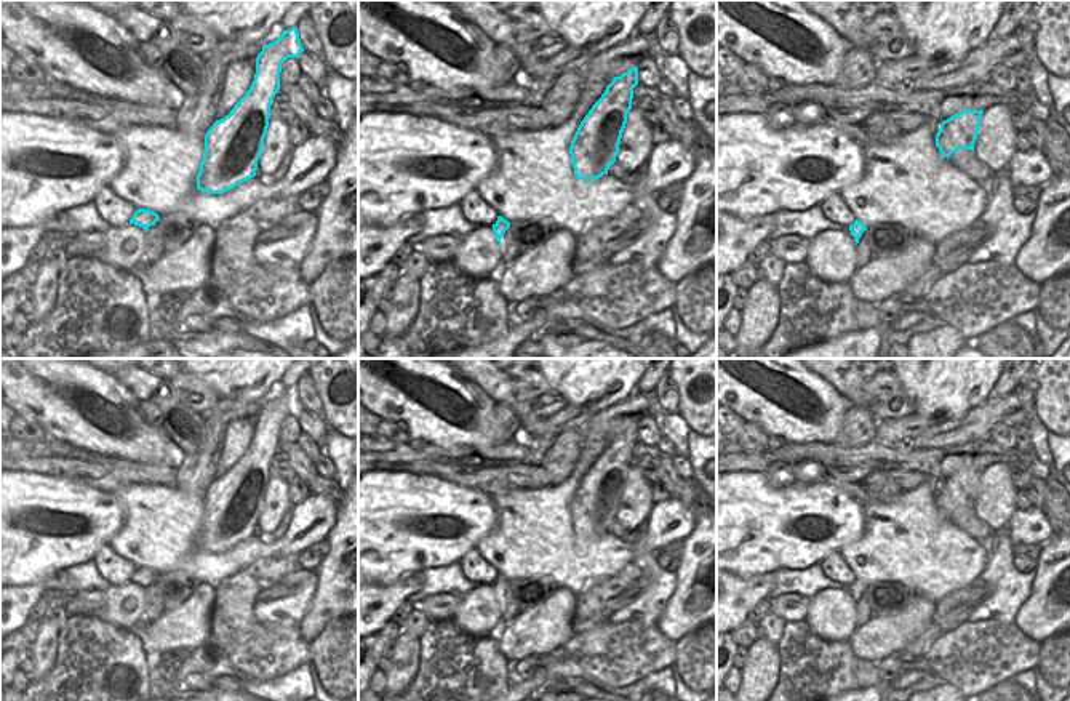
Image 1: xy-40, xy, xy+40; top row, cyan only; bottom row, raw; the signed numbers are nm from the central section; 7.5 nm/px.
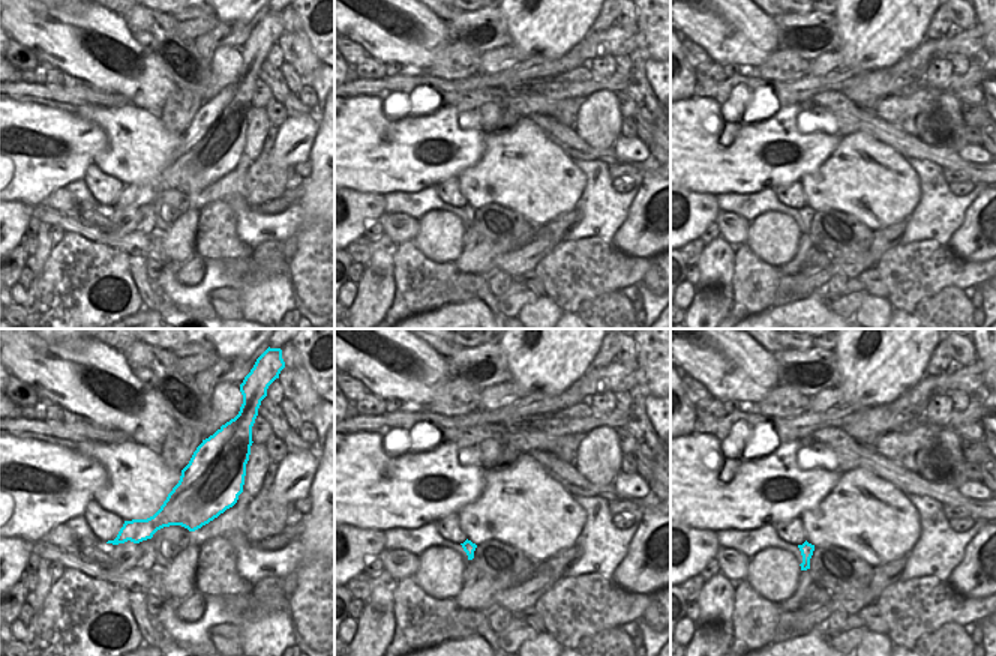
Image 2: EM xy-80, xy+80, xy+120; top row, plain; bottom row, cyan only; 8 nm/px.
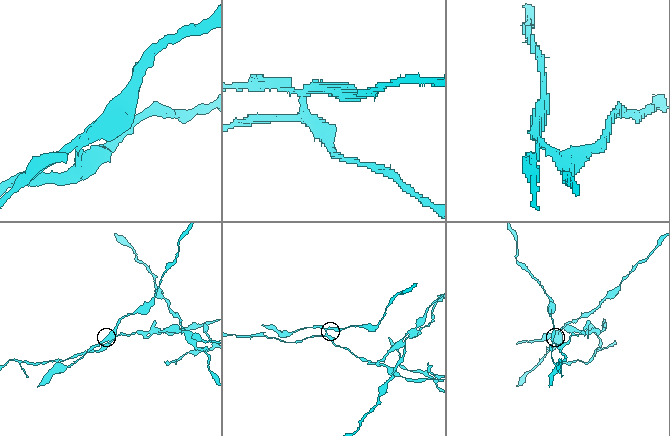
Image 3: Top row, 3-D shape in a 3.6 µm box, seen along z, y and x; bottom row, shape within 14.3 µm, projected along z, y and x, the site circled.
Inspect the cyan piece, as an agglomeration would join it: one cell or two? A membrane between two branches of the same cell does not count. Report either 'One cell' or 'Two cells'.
Two cells

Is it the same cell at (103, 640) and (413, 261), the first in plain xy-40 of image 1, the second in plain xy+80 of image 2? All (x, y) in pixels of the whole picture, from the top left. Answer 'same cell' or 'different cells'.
same cell

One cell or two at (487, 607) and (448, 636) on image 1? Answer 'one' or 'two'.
two

